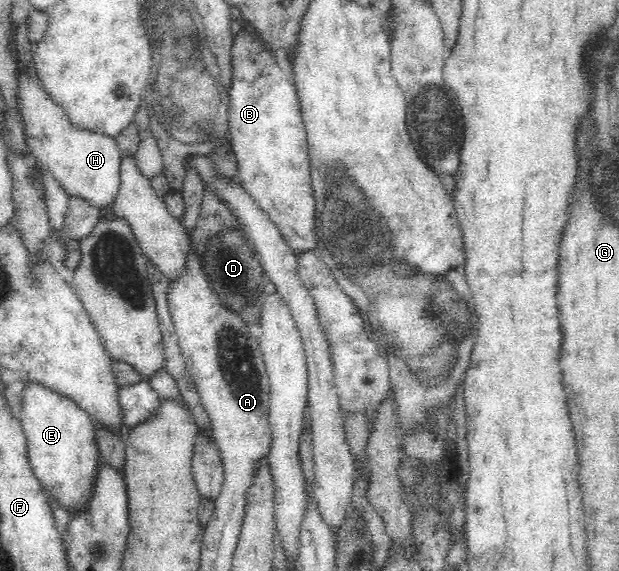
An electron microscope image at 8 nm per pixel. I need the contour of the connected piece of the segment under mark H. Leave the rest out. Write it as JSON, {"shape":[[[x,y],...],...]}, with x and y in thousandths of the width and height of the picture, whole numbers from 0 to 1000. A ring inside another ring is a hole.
{"shape":[[[32,121],[32,184],[37,184],[45,257],[65,282],[66,296],[79,299],[108,340],[144,352],[158,370],[181,361],[194,329],[197,280],[186,242],[118,224],[105,208],[105,196],[66,159],[57,126],[48,130]]]}

